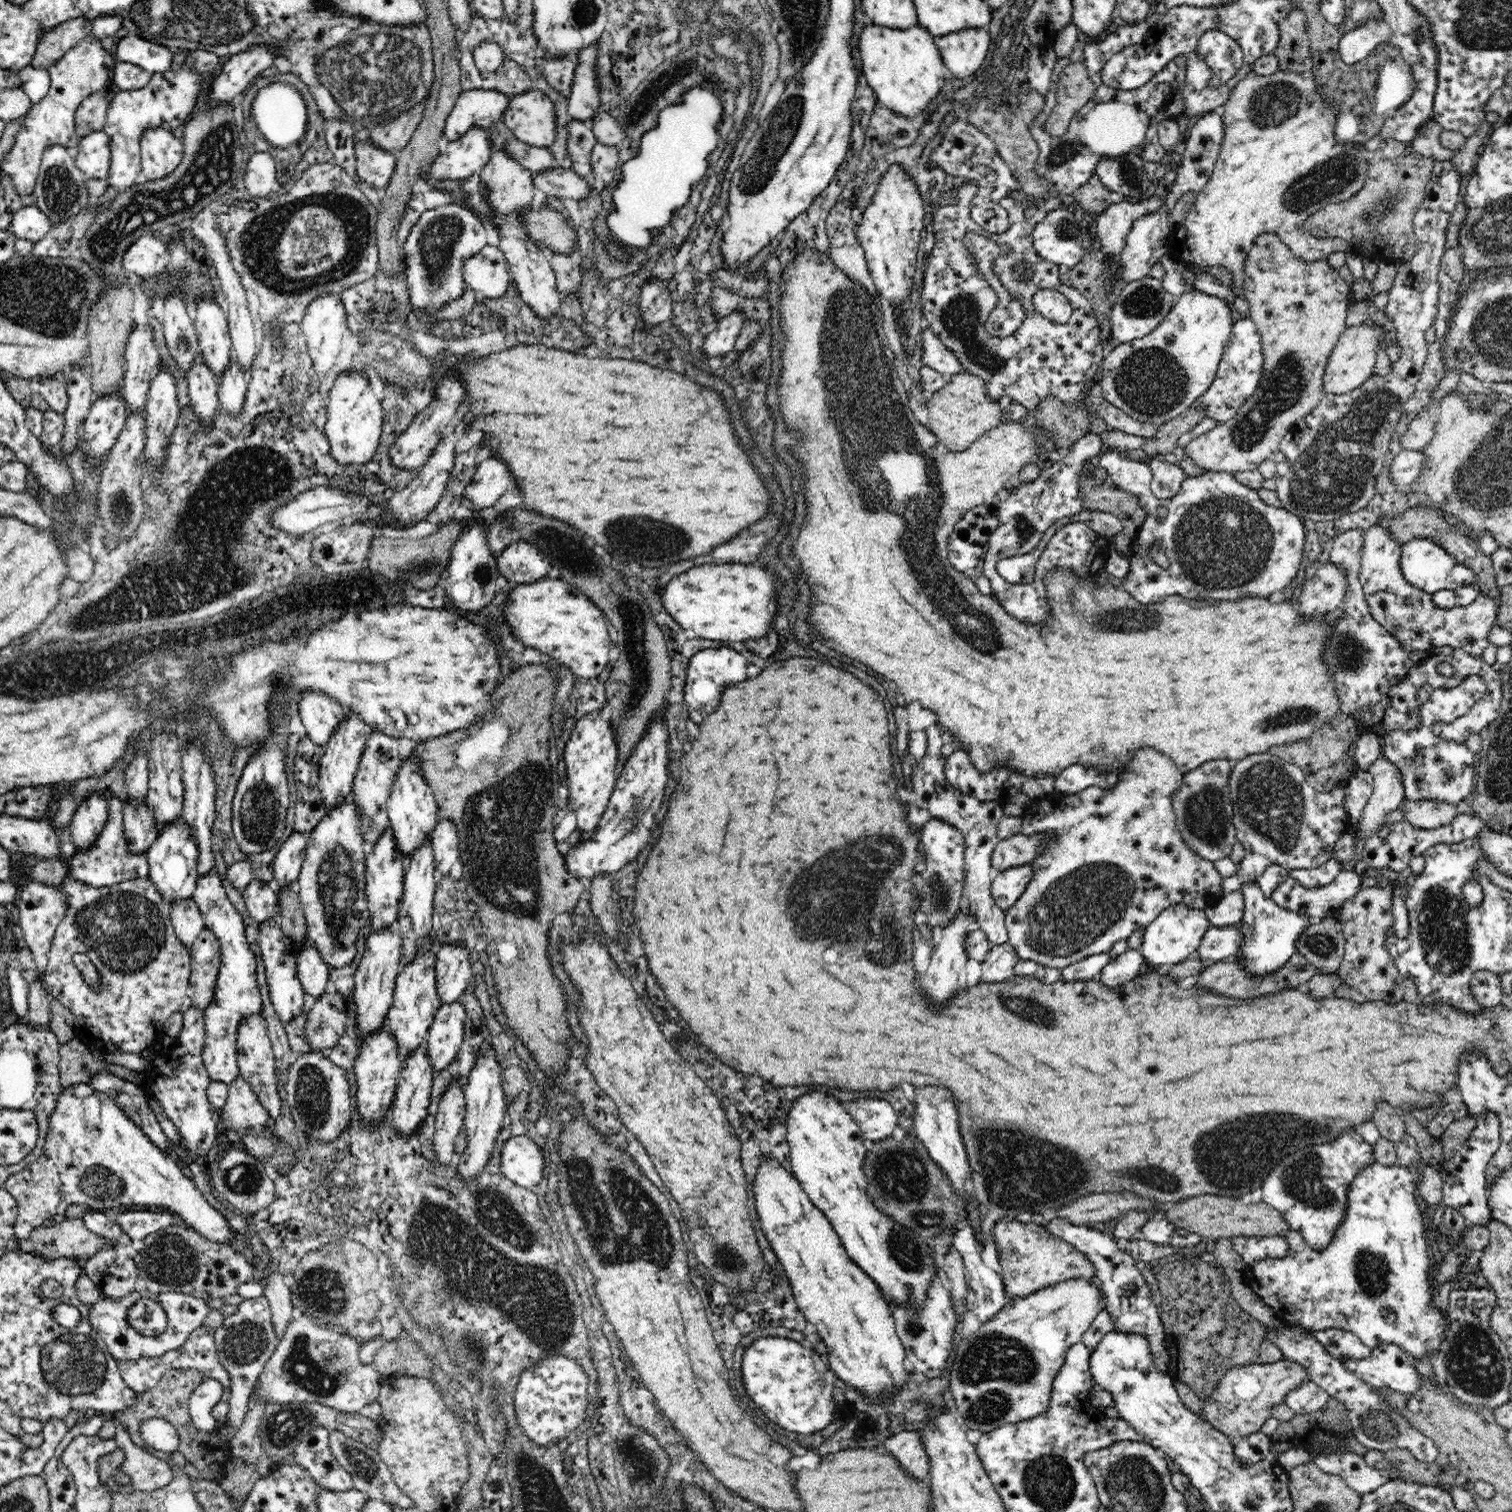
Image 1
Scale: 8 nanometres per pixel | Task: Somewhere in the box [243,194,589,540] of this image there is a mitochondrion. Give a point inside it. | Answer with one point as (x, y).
(437, 245)

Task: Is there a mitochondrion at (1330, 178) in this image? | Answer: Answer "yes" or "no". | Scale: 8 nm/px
yes

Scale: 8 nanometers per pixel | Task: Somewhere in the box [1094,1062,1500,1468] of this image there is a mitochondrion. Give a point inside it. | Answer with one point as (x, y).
(1229, 1158)

